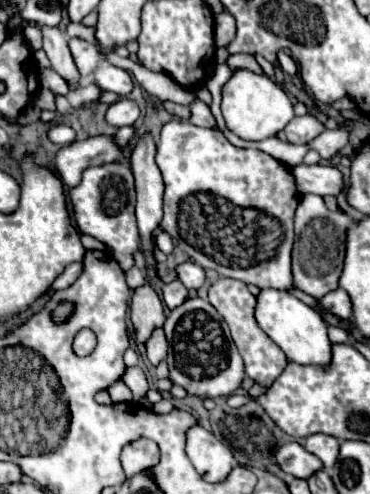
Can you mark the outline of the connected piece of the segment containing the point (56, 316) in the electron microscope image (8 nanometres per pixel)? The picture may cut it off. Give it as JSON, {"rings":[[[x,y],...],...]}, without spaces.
{"rings":[[[60,301],[56,305],[56,309],[52,311],[52,321],[54,323],[66,323],[72,313],[74,313],[74,305],[70,301]]]}

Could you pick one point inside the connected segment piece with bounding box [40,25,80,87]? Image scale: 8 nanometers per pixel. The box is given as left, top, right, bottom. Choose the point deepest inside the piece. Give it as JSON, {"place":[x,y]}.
{"place":[55,43]}

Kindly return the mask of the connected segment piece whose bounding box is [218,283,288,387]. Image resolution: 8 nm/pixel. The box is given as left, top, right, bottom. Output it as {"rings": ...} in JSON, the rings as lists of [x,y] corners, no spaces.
{"rings":[[[242,283],[242,287],[238,287],[238,307],[228,307],[228,309],[220,309],[218,313],[224,317],[224,321],[228,323],[230,327],[230,333],[232,333],[232,339],[244,359],[244,367],[246,367],[246,375],[262,385],[262,387],[270,387],[278,377],[280,373],[286,369],[288,365],[288,359],[286,355],[282,353],[282,349],[258,327],[256,323],[256,317],[254,317],[254,309],[256,309],[256,297],[248,291],[248,287]]]}

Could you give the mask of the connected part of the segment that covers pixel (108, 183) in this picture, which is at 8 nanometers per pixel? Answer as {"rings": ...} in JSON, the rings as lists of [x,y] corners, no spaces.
{"rings":[[[116,161],[116,163],[106,163],[102,167],[86,169],[82,183],[74,189],[68,189],[68,199],[74,209],[76,227],[82,233],[88,233],[94,239],[102,241],[106,247],[110,247],[122,271],[132,269],[134,253],[140,251],[140,235],[134,217],[136,195],[134,195],[134,177],[130,167]]]}

